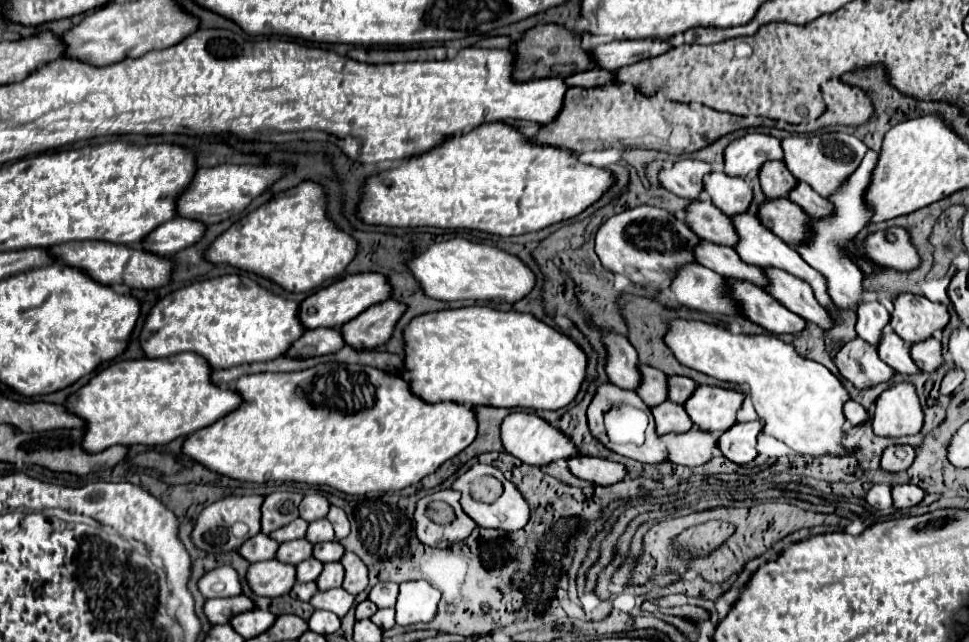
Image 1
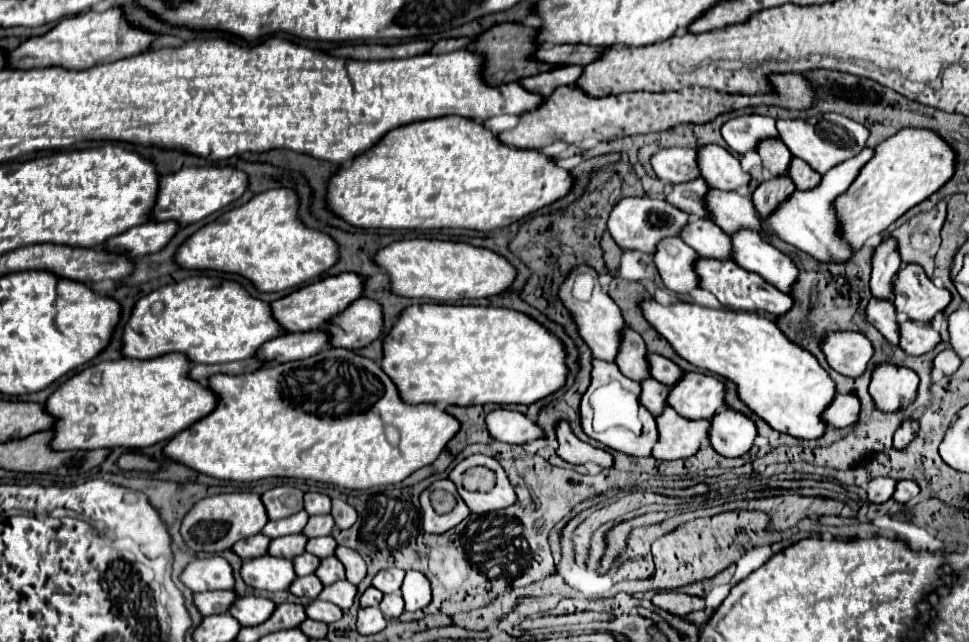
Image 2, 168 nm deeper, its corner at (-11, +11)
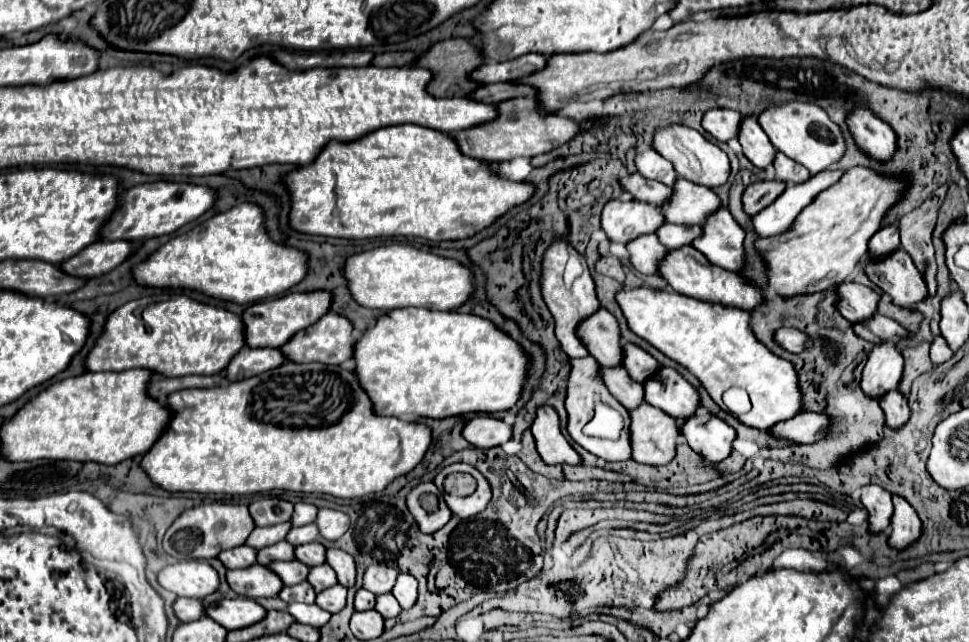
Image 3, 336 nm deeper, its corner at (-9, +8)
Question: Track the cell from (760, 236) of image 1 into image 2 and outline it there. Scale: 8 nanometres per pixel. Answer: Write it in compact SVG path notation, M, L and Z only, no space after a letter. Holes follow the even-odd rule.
M709 188L705 206L707 210L711 210L711 220L719 224L719 228L727 234L733 234L741 228L761 232L761 224L757 218L757 210L753 208L753 202L749 198L739 196L737 192Z

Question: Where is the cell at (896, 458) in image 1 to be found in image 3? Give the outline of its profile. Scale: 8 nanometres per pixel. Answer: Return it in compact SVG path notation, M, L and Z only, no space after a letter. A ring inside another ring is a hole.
M893 391L893 393L887 393L885 397L881 397L879 405L883 407L887 425L891 429L901 429L909 421L909 417L911 417L909 403L907 403L907 399L901 397L899 391Z

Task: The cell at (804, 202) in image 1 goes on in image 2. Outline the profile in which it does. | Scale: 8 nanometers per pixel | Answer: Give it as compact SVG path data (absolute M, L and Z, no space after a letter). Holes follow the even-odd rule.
M793 158L791 166L787 168L787 176L795 182L799 190L811 190L821 182L821 174L815 172L807 162L801 158Z

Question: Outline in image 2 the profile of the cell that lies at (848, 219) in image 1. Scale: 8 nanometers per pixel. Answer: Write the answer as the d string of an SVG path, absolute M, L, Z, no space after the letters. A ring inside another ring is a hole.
M865 148L855 158L841 162L839 166L835 166L827 174L823 174L823 178L821 178L819 186L815 186L815 190L795 190L795 194L791 198L787 198L787 202L783 202L783 206L779 206L779 210L775 210L775 214L771 214L771 218L767 218L773 232L781 240L797 246L799 250L811 254L813 258L817 258L821 262L849 260L853 256L853 252L847 246L843 246L843 238L839 236L839 230L837 230L837 216L833 210L833 202L839 194L843 194L851 186L851 182L857 178L859 170L871 160L871 156L873 156L873 150Z

